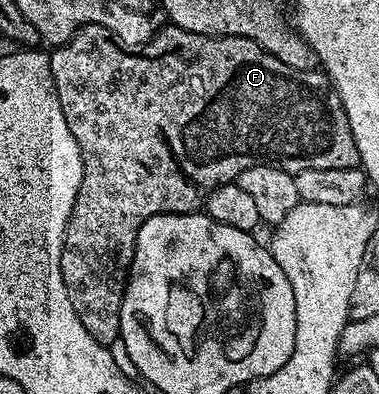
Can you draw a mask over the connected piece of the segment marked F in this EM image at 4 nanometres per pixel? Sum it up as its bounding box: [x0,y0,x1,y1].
[49,23,360,345]

